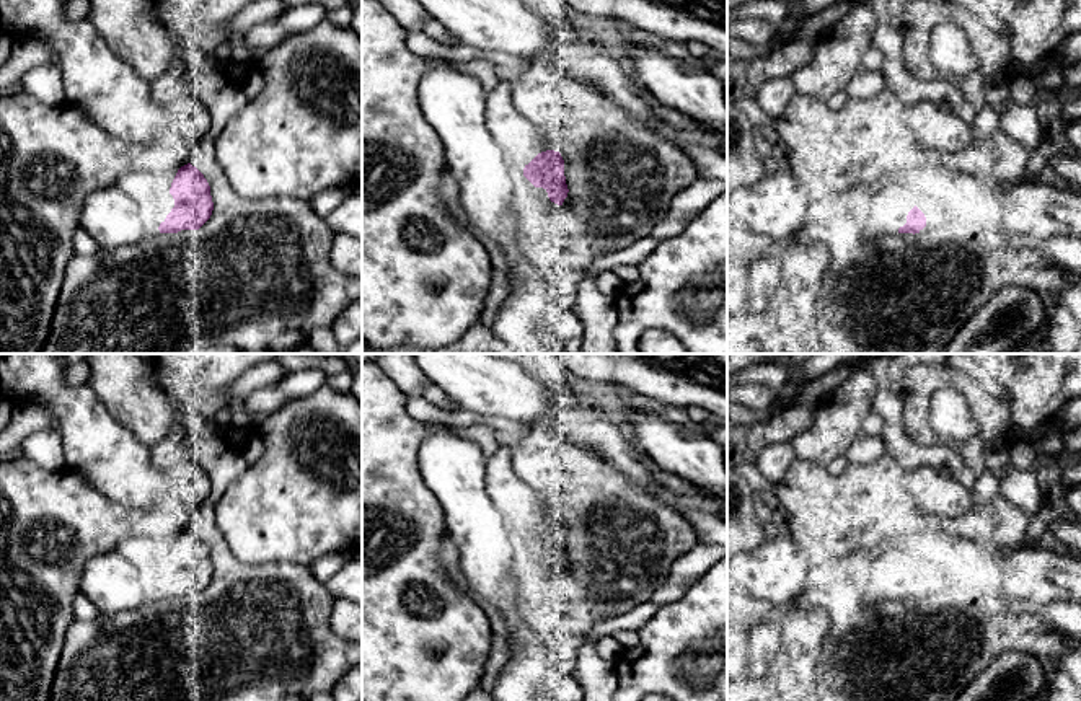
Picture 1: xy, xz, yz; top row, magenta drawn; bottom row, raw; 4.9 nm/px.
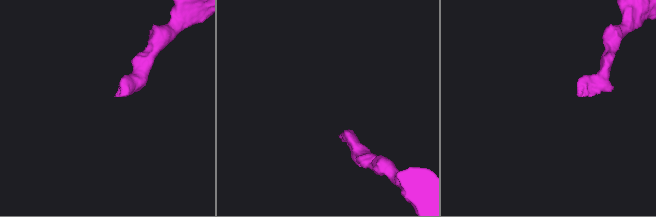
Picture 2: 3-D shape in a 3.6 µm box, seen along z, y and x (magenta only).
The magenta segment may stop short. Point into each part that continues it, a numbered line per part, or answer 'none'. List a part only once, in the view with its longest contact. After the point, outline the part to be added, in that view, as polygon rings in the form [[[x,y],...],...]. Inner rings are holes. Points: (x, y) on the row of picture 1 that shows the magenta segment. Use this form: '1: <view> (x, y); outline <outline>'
1: xy (158, 209); outline [[[170,189],[161,192],[161,197],[148,204],[150,218],[147,222],[148,228],[158,236],[197,236],[199,230],[181,230],[178,233],[161,233],[158,230],[160,223],[165,222],[166,215],[174,207],[174,199],[170,194]]]

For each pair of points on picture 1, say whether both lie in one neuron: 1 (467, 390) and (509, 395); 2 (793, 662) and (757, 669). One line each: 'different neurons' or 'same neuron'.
1: same neuron
2: different neurons

